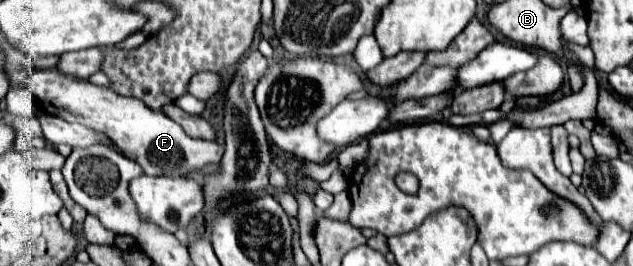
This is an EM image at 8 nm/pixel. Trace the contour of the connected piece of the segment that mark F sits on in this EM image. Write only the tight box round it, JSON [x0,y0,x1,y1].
[26,68,224,176]

